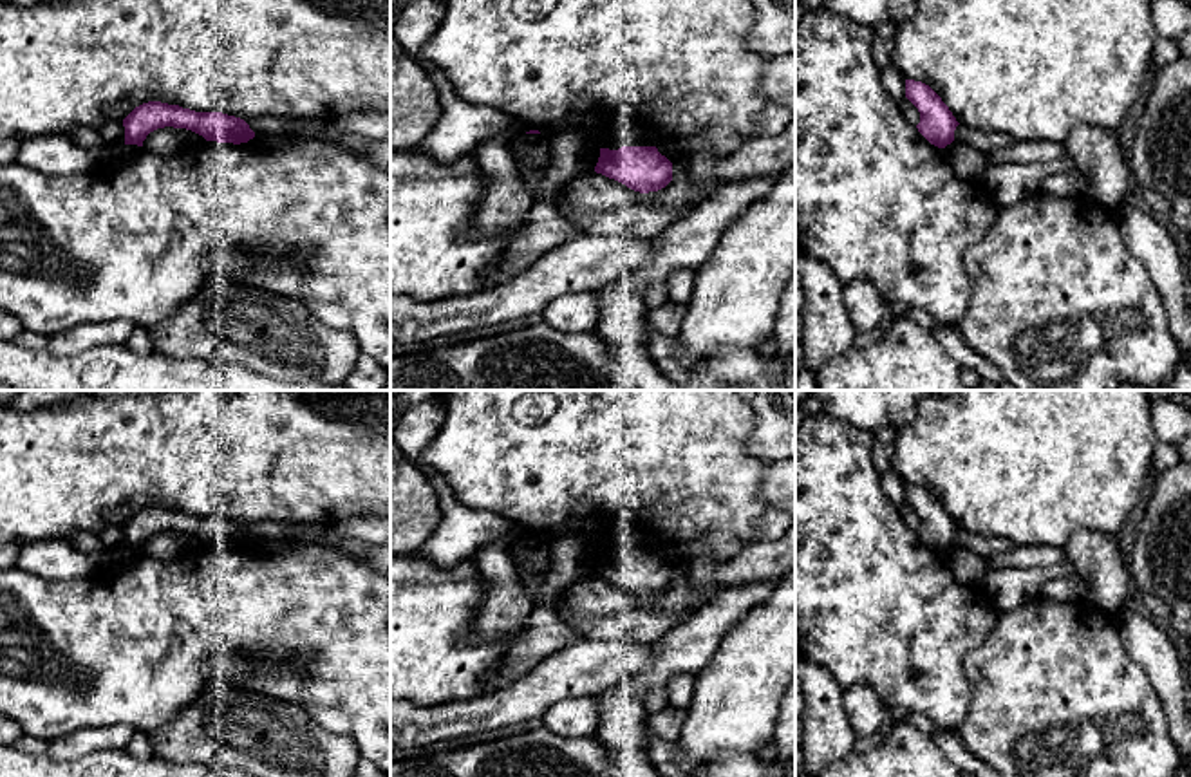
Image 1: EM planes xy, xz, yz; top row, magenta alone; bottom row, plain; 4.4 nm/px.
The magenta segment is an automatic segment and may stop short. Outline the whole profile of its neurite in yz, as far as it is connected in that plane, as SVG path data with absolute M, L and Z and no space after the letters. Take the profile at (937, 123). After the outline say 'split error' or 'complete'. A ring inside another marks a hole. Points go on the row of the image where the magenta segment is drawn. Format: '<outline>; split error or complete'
M905 80L905 98L918 108L918 132L934 146L945 148L954 141L960 125L942 98L925 83Z; complete

